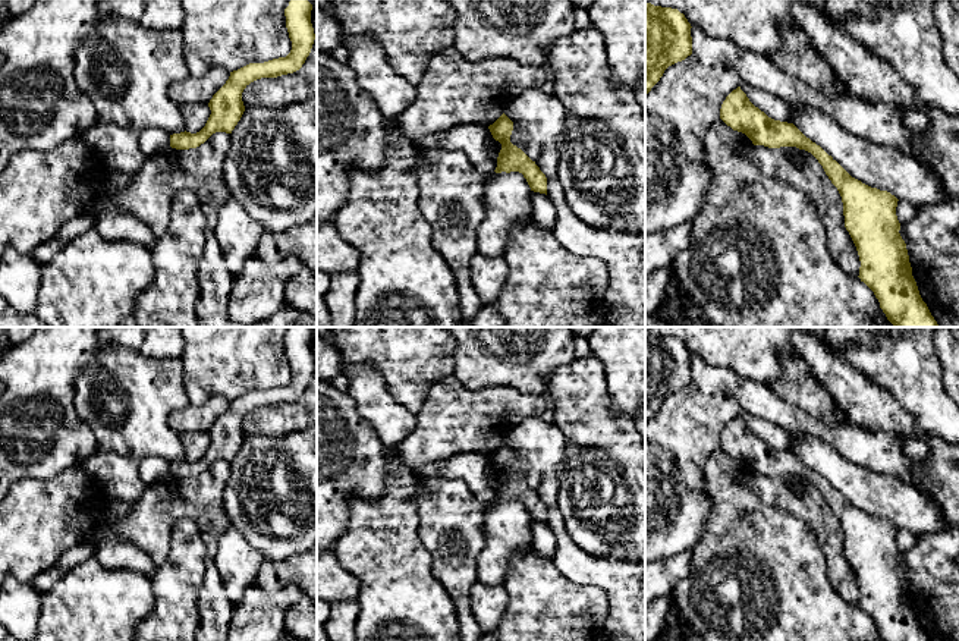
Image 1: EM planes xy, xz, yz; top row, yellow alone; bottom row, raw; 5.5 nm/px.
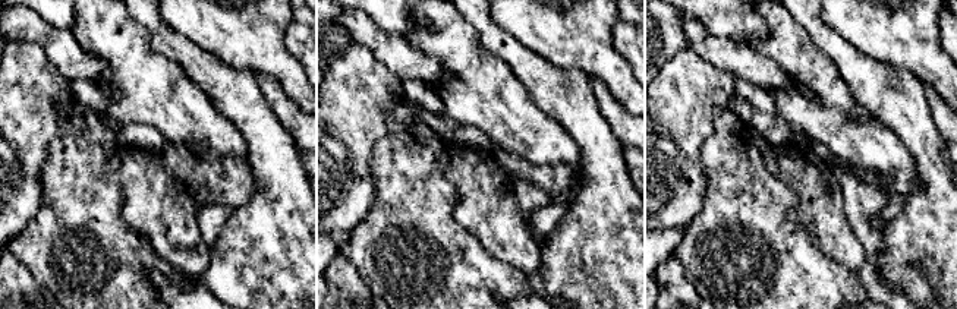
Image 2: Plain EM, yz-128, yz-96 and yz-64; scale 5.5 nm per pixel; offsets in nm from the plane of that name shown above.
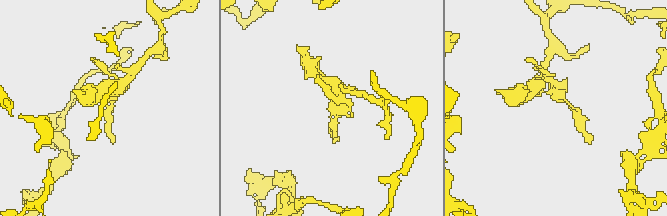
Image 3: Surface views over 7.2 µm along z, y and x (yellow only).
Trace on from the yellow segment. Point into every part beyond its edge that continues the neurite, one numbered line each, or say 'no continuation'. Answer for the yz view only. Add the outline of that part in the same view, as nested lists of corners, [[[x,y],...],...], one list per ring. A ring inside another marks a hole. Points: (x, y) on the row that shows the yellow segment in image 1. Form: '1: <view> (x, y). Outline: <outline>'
no continuation

